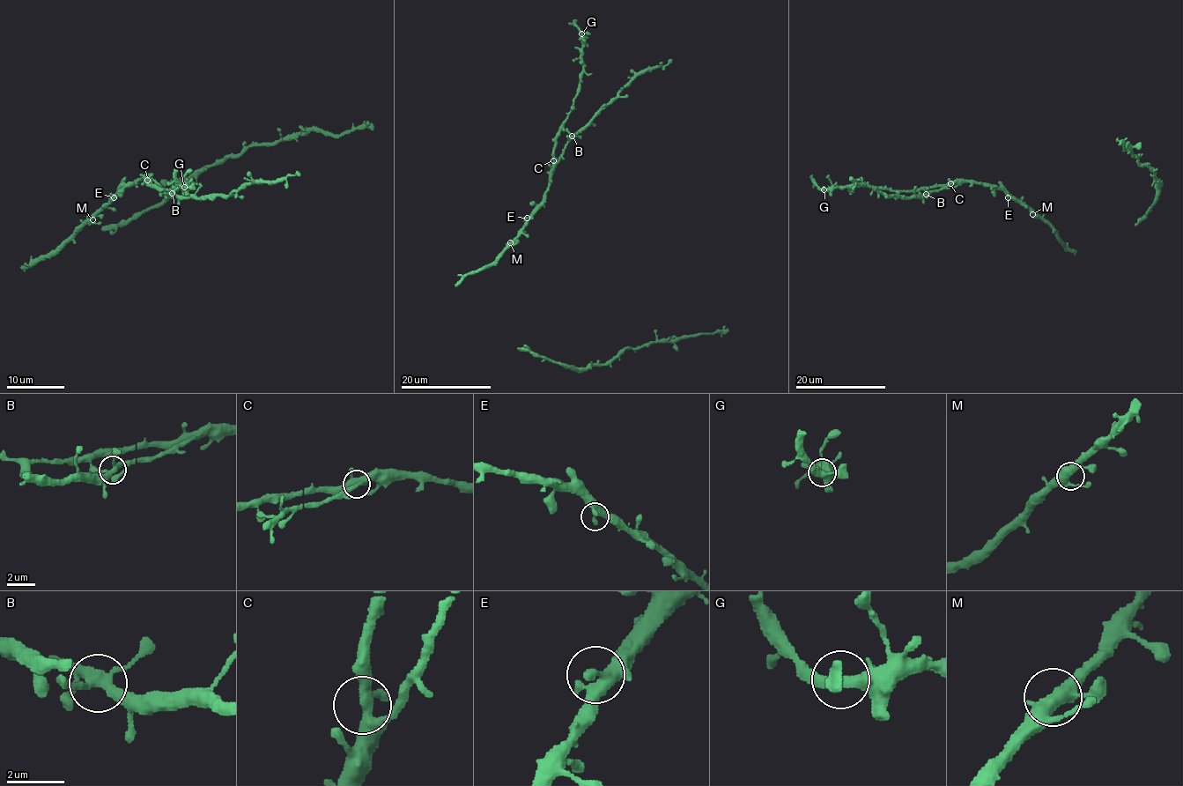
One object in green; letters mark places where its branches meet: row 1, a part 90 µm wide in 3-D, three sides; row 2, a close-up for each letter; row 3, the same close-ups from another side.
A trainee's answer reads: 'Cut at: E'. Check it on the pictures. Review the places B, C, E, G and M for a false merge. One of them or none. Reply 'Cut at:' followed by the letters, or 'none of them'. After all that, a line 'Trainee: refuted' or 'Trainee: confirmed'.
Cut at: none of them
Trainee: refuted

